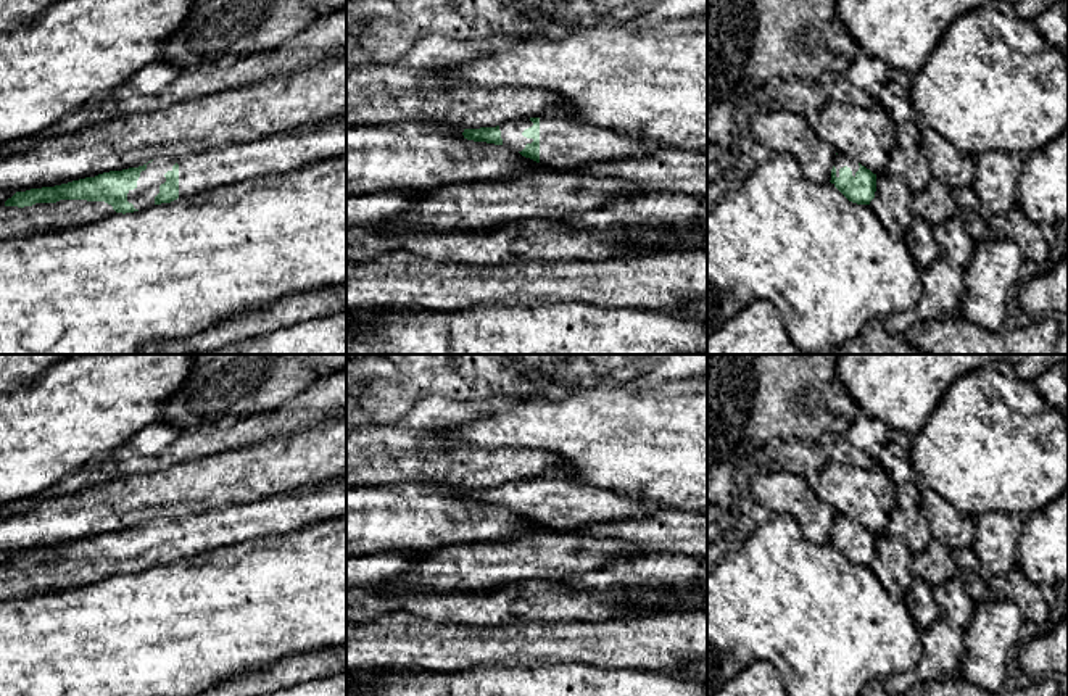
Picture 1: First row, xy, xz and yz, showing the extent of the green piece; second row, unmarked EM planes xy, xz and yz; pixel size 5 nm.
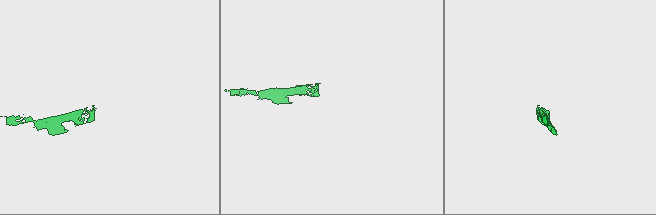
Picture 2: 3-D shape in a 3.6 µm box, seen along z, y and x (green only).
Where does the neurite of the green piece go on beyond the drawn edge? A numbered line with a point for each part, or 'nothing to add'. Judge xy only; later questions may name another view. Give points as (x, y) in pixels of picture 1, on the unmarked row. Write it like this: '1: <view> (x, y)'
1: xy (284, 513)
2: xy (15, 582)

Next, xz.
1: xz (511, 493)

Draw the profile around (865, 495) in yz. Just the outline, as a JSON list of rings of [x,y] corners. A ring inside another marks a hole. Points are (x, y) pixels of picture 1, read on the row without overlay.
[[[828,461],[818,469],[820,499],[880,536],[897,508],[896,487],[881,466],[852,467]]]

